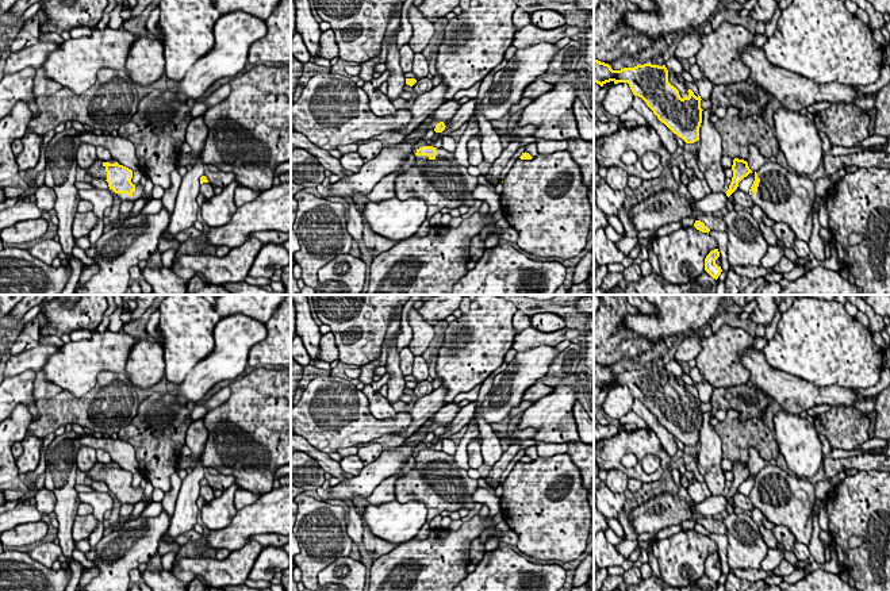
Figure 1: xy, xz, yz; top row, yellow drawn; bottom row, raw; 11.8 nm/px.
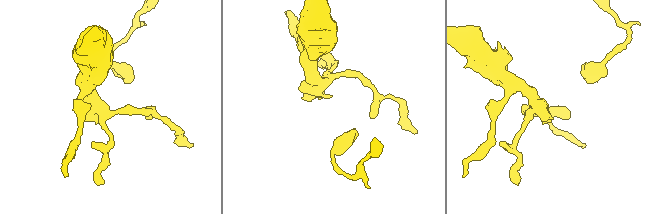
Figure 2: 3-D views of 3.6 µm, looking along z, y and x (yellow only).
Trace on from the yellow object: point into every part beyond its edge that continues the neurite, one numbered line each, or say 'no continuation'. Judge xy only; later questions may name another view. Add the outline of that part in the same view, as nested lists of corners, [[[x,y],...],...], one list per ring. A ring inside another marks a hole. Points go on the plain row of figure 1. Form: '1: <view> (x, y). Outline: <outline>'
1: xy (138, 495). Outline: [[[137,488],[135,490],[135,492],[133,494],[133,498],[131,499],[128,499],[127,496],[116,496],[118,498],[118,500],[123,504],[123,503],[133,503],[133,504],[135,504],[135,503],[138,503],[138,502],[141,502],[141,500],[143,500],[145,499],[145,496],[143,496],[143,491],[141,490],[141,488]]]

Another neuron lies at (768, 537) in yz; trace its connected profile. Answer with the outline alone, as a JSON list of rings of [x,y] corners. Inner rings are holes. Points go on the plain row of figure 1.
[[[753,507],[751,514],[751,518],[759,525],[763,540],[768,545],[768,548],[776,548],[778,540],[774,536],[772,530],[763,526],[763,521],[766,519],[766,517],[762,514],[762,511],[757,507]]]

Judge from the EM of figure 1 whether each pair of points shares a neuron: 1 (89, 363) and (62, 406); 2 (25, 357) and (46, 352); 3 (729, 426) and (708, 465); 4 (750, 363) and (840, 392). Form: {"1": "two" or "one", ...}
{"1": "two", "2": "one", "3": "two", "4": "one"}

